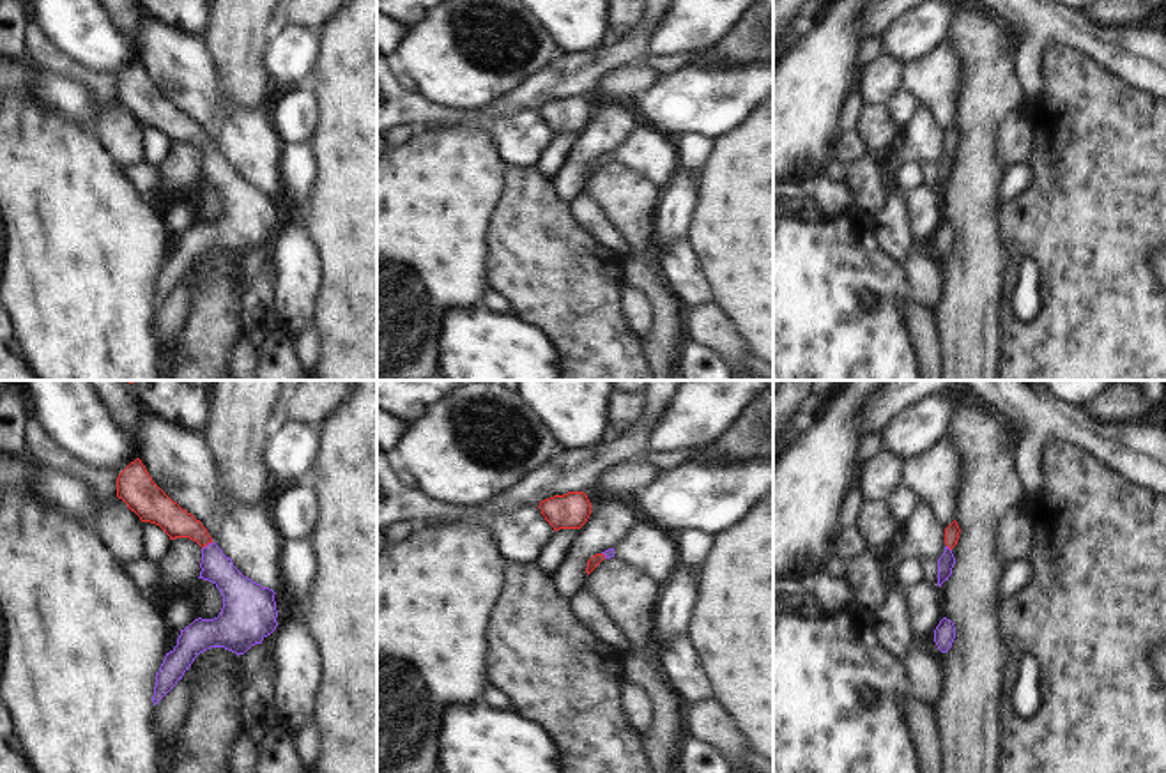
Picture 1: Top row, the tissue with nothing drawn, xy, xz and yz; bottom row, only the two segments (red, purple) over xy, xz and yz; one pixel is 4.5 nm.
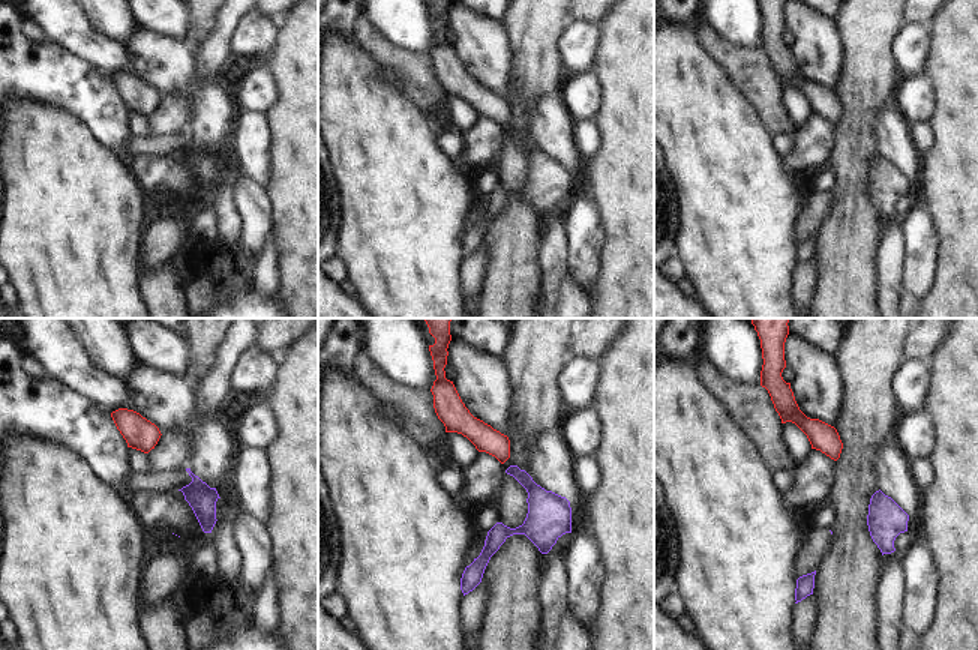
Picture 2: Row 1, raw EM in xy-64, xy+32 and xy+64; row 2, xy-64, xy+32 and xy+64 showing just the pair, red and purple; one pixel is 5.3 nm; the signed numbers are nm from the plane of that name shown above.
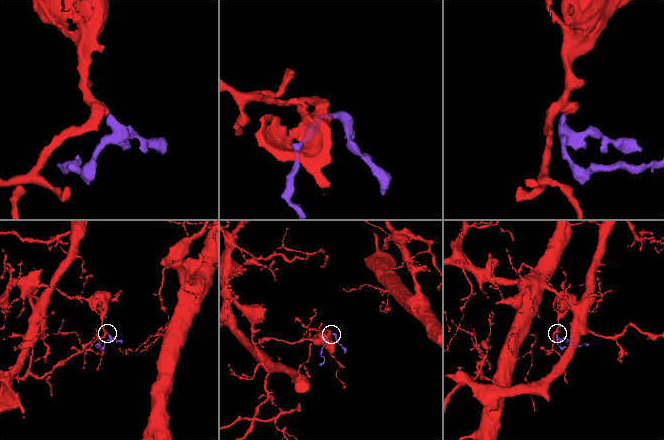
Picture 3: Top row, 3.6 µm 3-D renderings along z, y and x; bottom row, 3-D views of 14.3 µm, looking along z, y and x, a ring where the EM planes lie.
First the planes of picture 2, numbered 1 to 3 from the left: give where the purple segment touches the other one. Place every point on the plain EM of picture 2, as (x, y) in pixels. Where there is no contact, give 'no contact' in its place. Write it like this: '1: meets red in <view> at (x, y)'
1: no contact
2: no contact
3: no contact

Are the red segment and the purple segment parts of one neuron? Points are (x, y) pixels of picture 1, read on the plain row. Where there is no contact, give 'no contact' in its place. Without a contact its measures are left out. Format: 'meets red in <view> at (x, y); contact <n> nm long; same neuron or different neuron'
meets red in xy at (207, 147); contact 70 nm long; same neuron

